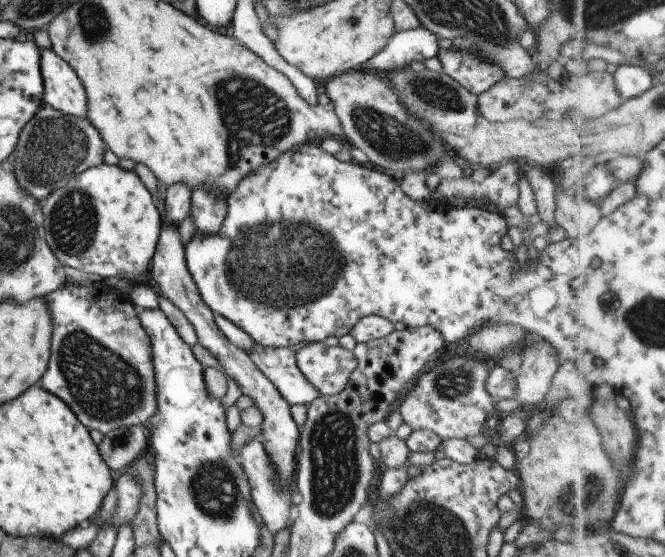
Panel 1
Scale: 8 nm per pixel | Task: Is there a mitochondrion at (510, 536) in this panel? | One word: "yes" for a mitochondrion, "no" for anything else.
no

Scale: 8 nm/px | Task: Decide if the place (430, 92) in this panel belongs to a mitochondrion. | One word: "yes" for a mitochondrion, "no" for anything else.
yes

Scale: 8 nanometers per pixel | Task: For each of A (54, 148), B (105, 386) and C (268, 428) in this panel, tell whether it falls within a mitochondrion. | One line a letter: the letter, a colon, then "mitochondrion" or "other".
A: mitochondrion
B: mitochondrion
C: other

